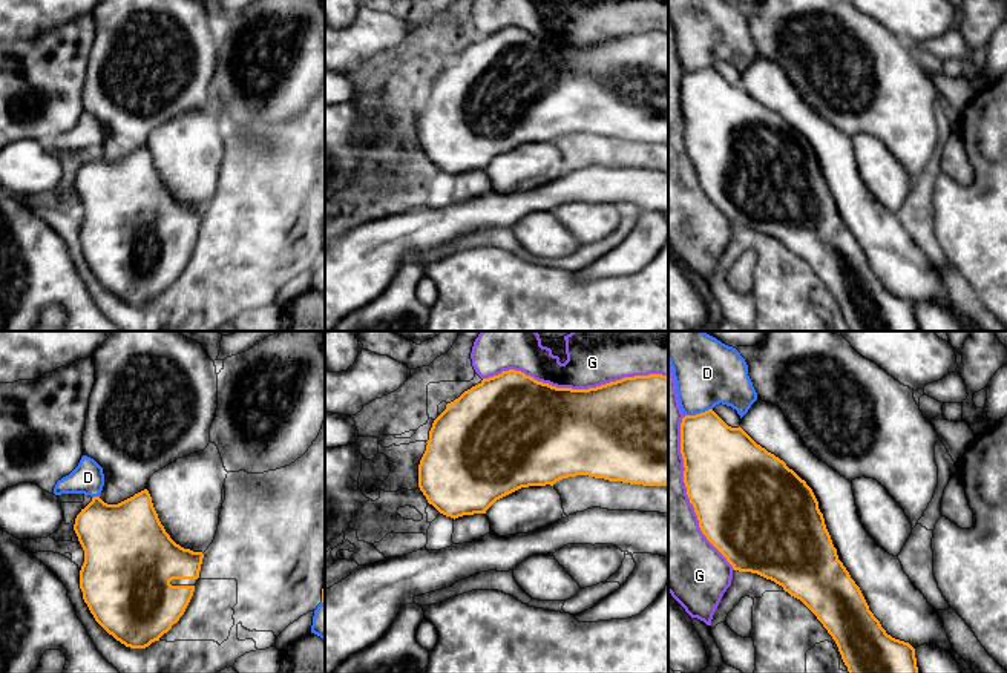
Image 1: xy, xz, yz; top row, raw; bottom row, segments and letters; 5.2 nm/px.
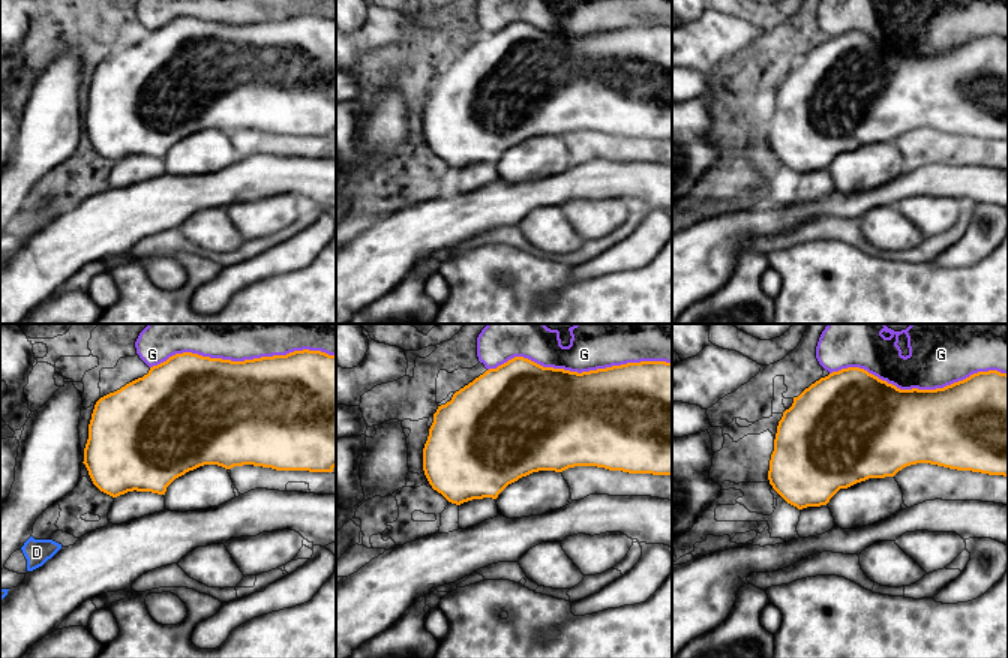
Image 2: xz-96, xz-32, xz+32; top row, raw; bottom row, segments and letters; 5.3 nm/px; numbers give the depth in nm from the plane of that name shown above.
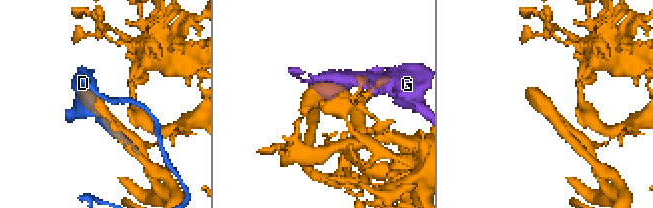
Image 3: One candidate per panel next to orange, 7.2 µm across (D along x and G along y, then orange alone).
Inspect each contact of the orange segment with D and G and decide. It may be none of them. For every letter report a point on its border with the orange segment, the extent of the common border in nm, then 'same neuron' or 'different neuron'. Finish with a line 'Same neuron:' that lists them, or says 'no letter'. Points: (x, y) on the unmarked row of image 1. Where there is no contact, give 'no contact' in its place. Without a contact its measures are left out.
D: contact yz (698, 71); length 150 nm; different neuron
G: contact xz (575, 46); length 950 nm; different neuron
Same neuron: no letter

